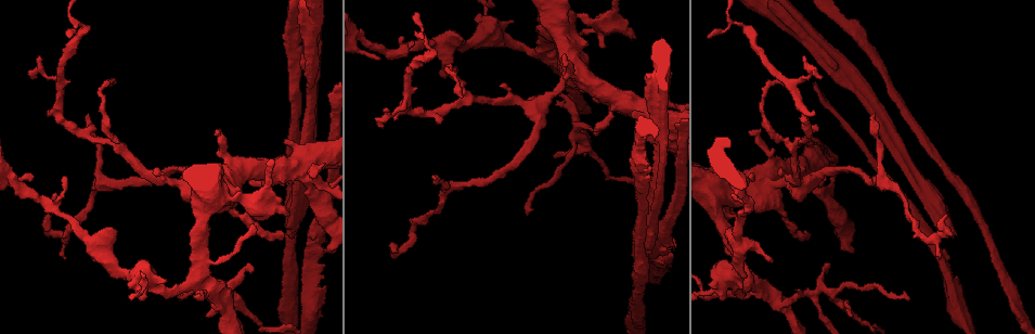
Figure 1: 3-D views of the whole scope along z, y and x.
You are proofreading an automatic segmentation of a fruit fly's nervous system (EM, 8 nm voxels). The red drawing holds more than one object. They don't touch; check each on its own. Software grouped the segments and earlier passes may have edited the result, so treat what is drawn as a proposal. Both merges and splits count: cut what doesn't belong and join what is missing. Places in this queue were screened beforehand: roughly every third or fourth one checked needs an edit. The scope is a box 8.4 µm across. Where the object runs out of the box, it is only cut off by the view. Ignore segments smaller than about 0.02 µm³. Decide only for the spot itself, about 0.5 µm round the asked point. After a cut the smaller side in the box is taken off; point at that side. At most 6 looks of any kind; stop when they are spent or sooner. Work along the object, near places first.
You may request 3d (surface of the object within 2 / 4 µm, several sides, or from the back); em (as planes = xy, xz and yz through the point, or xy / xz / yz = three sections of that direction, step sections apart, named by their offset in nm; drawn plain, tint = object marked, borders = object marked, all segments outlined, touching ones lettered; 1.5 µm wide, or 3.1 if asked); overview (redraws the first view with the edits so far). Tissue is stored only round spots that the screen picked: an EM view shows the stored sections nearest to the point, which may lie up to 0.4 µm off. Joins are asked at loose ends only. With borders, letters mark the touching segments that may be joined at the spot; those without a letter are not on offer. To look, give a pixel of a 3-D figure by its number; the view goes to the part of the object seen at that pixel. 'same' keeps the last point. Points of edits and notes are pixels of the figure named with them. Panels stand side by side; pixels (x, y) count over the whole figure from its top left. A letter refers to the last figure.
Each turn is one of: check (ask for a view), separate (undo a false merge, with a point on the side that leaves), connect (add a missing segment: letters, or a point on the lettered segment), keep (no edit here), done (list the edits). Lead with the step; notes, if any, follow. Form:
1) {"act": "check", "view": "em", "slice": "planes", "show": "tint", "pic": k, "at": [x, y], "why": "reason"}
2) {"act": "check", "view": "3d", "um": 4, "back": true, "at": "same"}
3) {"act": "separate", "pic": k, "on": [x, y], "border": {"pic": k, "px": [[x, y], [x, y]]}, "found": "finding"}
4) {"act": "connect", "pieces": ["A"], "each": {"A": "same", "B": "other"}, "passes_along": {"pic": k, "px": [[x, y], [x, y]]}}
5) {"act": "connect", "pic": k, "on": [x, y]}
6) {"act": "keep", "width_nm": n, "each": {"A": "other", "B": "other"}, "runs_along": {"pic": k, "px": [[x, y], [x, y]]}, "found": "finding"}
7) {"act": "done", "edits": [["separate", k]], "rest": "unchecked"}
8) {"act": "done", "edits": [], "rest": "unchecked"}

{"act": "check", "view": "em", "slice": "planes", "show": "borders", "pic": 1, "at": [806, 172], "why": "sudden change in width"}

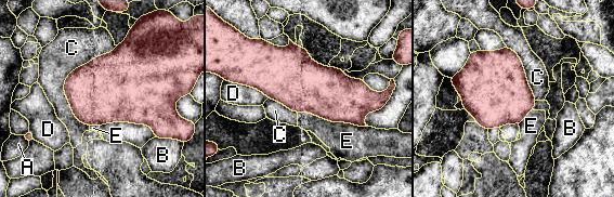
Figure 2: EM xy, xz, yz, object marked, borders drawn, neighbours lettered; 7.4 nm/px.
{"act": "keep", "each": {"A": "other", "B": "other", "C": "other", "D": "other", "E": "other"}, "found": "continuous, no second cell"}

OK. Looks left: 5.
{"act": "check", "view": "em", "slice": "planes", "show": "borders", "pic": 1, "at": [218, 305], "why": "closes a loop"}

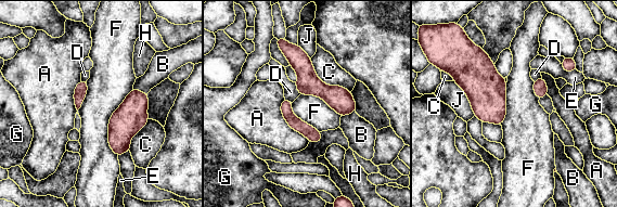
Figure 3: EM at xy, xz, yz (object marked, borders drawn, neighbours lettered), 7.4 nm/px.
{"act": "keep", "each": {"A": "other", "B": "other", "C": "other", "D": "other", "E": "other", "F": "other", "G": "other", "H": "other", "J": "other"}, "found": "one cell here"}

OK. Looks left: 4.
{"act": "check", "view": "em", "slice": "xy", "step": 4, "show": "tint", "pic": 1, "at": [65, 240], "why": "abrupt turn"}

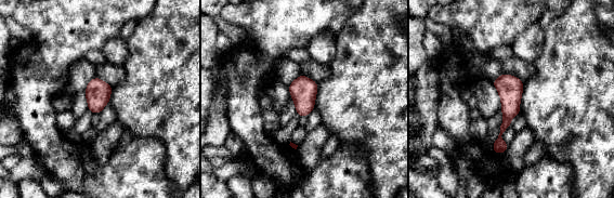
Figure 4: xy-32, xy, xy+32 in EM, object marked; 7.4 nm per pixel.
{"act": "check", "view": "em", "slice": "planes", "show": "tint", "at": "same"}

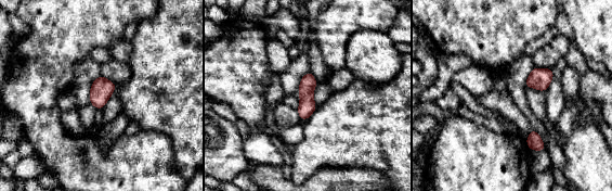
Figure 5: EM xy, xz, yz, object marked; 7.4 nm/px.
{"act": "check", "view": "em", "slice": "planes", "show": "borders", "at": "same"}

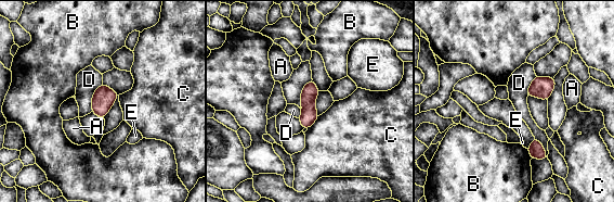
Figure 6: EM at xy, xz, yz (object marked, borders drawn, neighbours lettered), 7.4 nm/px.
{"act": "keep", "longest_contact_nm": ["D", 240], "each": {"A": "other", "B": "other", "C": "other", "D": "other", "E": "other"}, "runs_along": {"pic": 6, "px": [[311, 84], [309, 116], [305, 126]]}, "found": "all the same cell"}

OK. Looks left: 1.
{"act": "done", "edits": [], "rest": "unchecked"}

